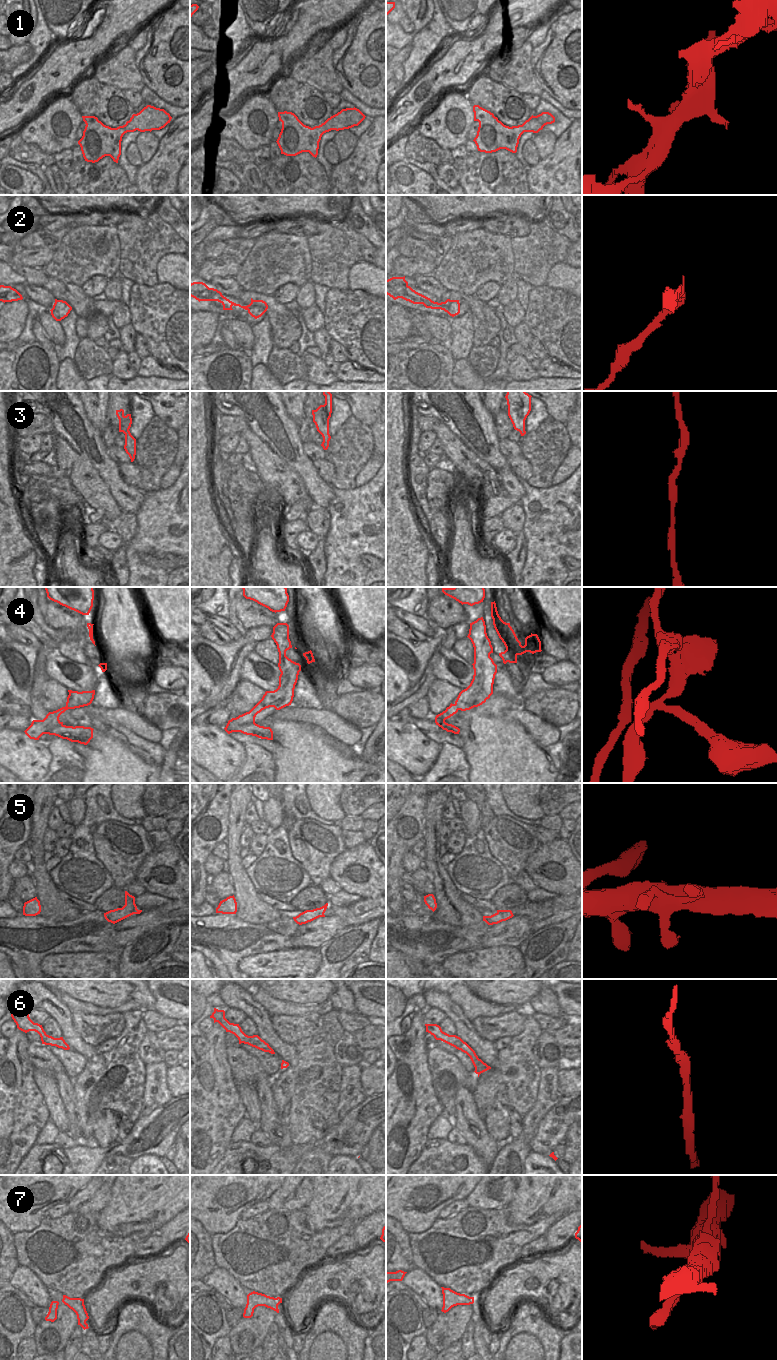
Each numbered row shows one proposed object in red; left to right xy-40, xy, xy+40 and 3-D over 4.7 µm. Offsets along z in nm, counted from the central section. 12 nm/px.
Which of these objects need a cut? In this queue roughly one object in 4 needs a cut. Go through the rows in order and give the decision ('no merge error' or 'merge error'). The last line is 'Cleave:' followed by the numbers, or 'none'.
1: no merge error
2: merge error
3: no merge error
4: merge error
5: no merge error
6: no merge error
7: no merge error
Cleave: 2, 4

